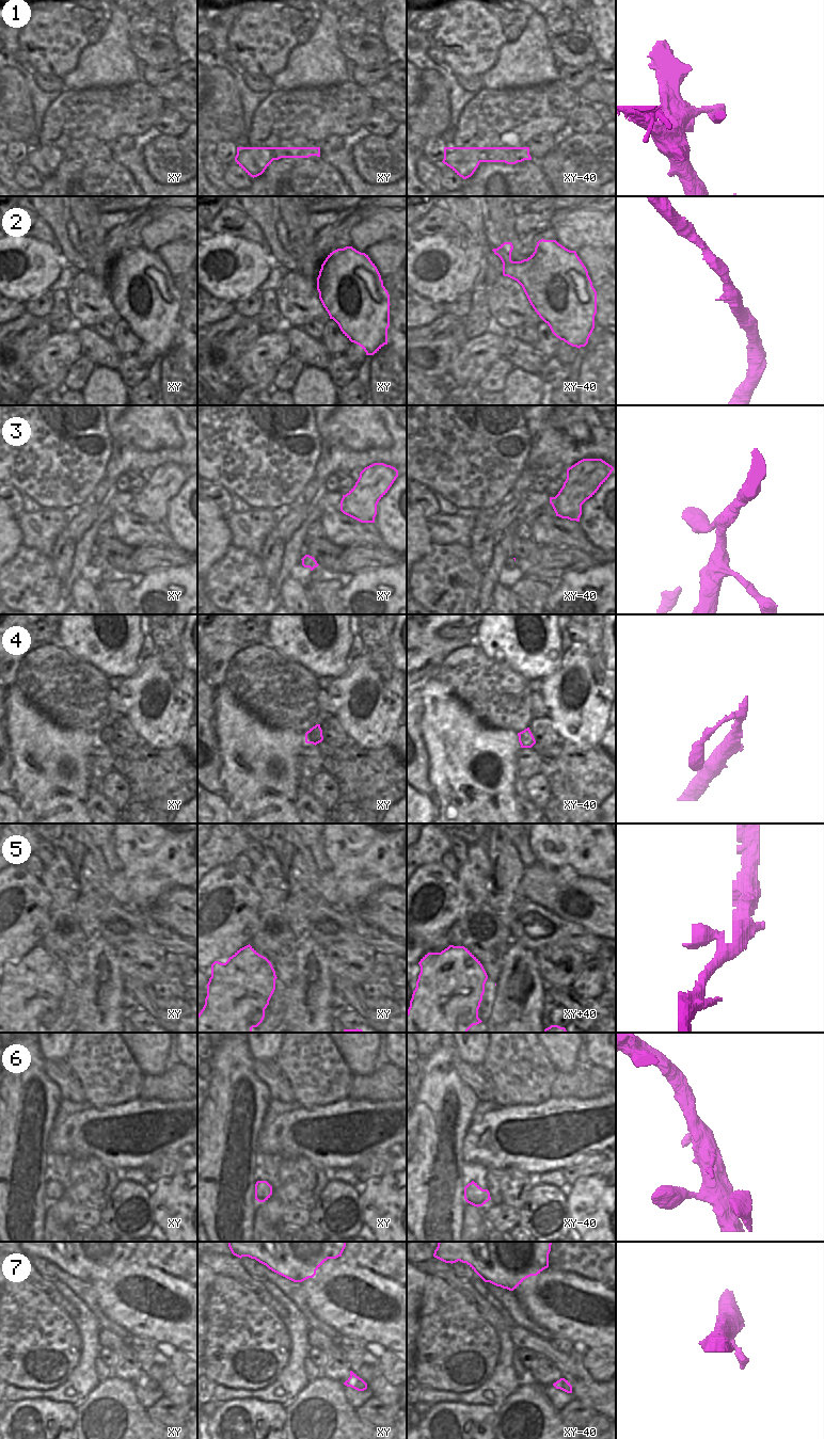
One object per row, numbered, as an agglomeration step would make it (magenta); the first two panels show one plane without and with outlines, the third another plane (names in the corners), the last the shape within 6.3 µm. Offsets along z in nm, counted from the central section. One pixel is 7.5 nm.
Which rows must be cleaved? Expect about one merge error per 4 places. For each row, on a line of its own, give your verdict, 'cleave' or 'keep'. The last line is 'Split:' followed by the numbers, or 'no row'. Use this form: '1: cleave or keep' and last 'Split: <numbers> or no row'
1: cleave
2: keep
3: keep
4: keep
5: keep
6: keep
7: keep
Split: 1

